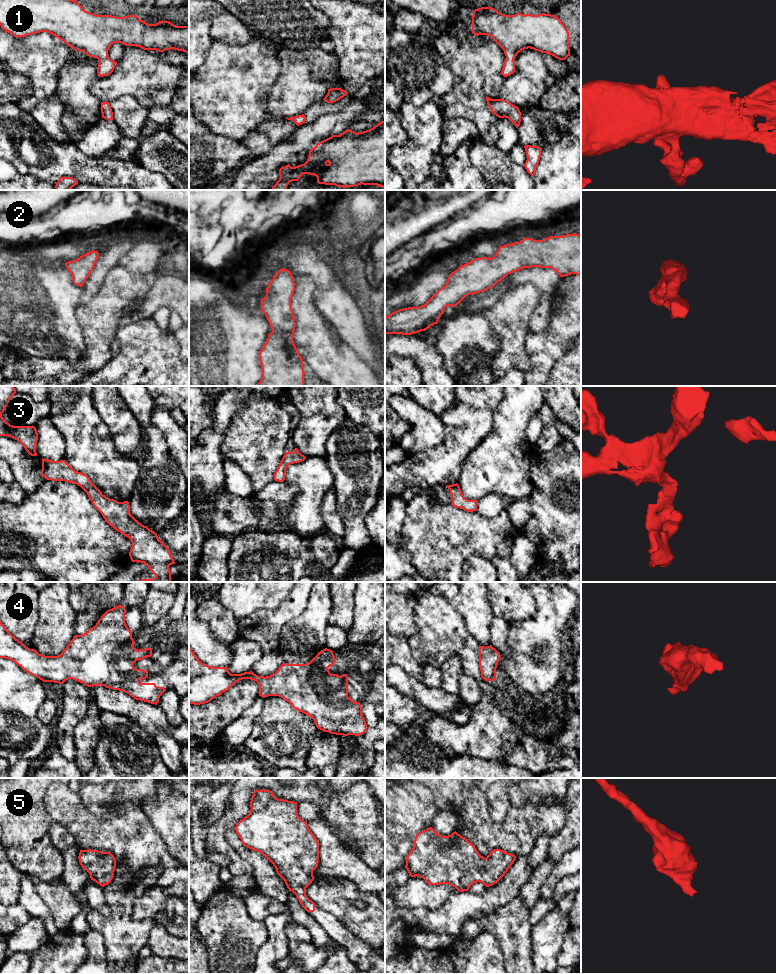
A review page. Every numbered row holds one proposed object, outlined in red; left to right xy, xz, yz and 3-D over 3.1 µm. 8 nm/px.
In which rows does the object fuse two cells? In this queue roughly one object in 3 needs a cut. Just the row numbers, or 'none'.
none

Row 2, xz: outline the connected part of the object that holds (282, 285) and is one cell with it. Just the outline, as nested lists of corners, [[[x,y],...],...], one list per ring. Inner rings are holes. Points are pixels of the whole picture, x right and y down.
[[[280,269],[269,282],[266,296],[261,299],[261,310],[265,314],[272,332],[259,353],[262,378],[257,386],[304,386],[303,359],[294,341],[295,318],[291,307],[295,283],[292,273],[287,269]]]

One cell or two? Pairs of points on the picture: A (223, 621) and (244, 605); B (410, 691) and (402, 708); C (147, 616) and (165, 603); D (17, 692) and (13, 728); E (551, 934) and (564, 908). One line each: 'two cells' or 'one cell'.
A: two cells
B: two cells
C: one cell
D: one cell
E: two cells

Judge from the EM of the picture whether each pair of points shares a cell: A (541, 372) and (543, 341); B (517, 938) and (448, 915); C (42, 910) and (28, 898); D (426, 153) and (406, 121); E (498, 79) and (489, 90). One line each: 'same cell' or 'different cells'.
A: same cell
B: different cells
C: same cell
D: same cell
E: same cell

